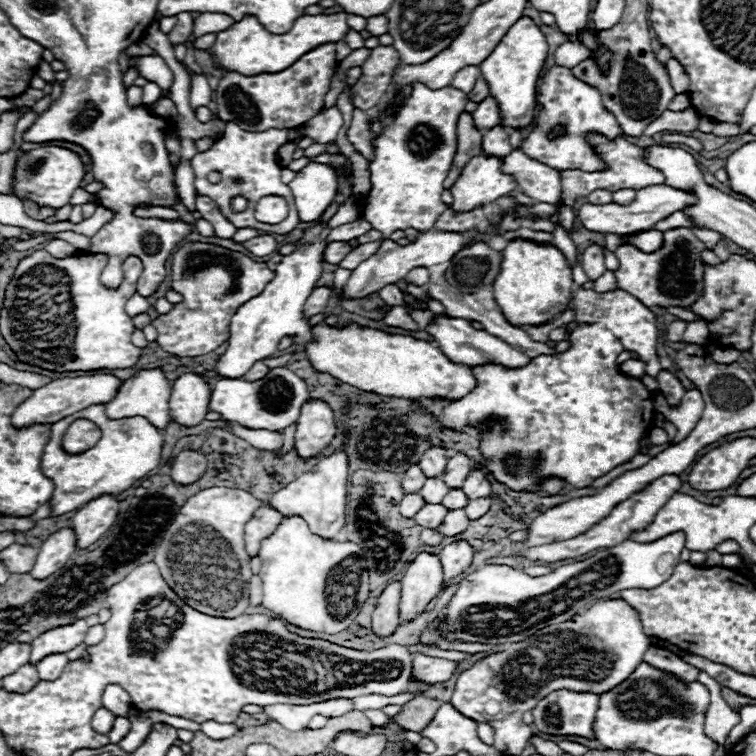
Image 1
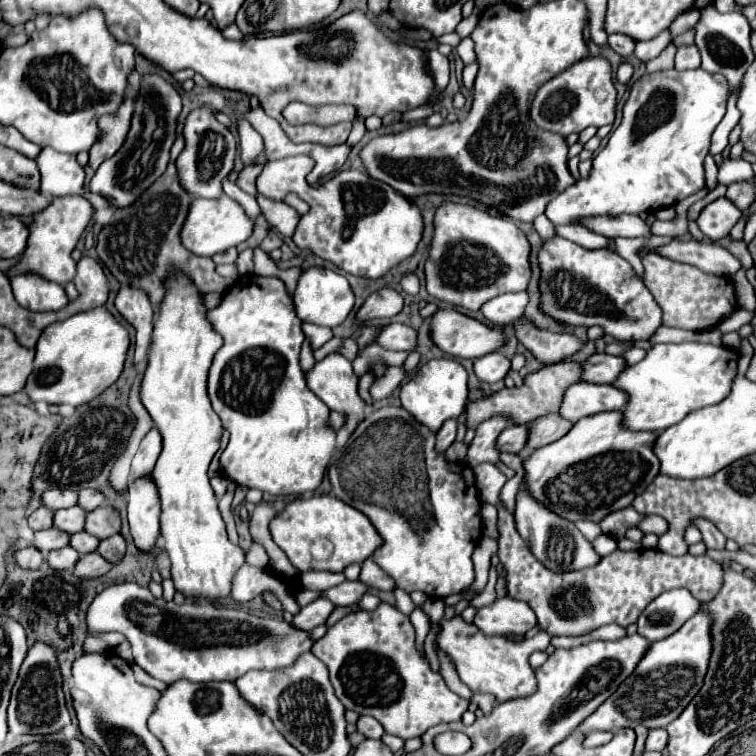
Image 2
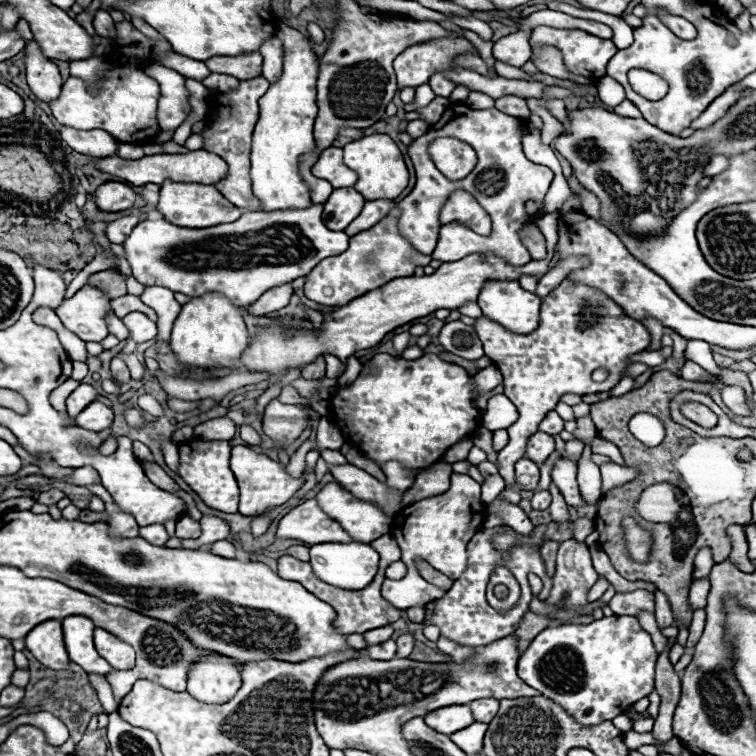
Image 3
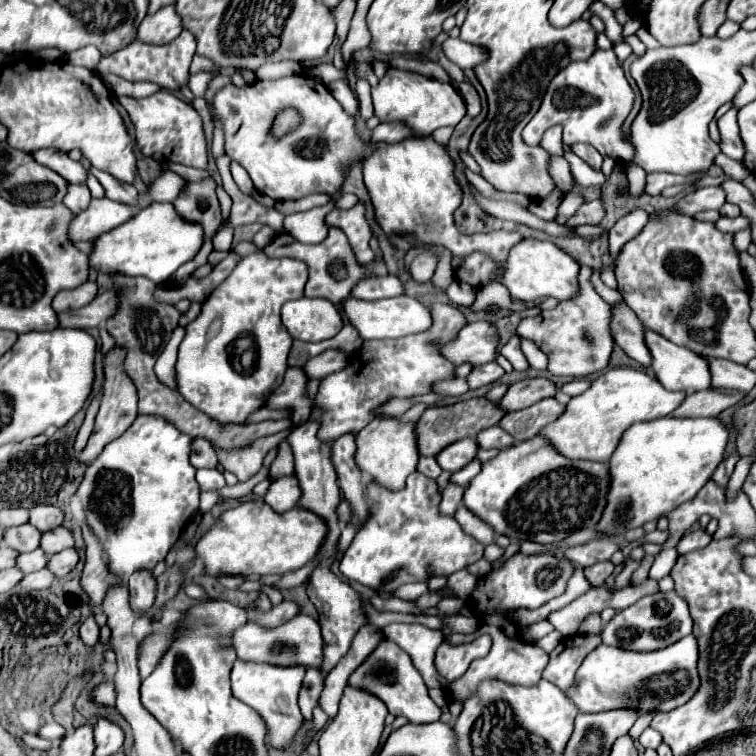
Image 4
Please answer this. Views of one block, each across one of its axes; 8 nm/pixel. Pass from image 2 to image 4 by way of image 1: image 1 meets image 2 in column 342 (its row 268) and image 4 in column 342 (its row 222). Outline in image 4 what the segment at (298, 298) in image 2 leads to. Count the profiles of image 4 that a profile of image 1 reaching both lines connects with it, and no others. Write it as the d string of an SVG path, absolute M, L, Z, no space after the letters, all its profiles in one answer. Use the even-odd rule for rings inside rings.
M300 298L286 302L282 308L282 322L292 338L306 342L332 338L344 326L340 308L326 298Z

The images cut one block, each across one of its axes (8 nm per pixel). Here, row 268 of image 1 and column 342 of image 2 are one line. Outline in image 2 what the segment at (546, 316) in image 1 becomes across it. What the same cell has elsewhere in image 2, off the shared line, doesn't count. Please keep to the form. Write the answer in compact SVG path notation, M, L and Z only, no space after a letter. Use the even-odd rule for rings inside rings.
M322 494L322 496L314 496L310 500L294 500L290 502L270 524L270 532L276 544L280 544L280 548L286 552L286 556L290 558L290 562L300 570L300 572L308 572L308 570L328 570L328 572L342 572L346 566L358 562L362 564L366 558L372 556L372 552L376 548L380 548L382 544L382 536L376 532L376 528L372 526L372 522L368 520L368 516L364 516L360 510L348 506L346 502L342 502L336 496L330 494Z

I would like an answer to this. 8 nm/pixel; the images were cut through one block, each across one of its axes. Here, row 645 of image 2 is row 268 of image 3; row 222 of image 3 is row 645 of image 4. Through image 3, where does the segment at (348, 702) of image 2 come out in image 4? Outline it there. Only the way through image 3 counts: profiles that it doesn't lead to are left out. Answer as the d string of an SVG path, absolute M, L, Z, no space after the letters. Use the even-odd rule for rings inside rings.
M382 640L374 652L350 674L348 678L348 686L352 688L360 688L370 692L372 696L380 698L388 712L394 716L406 716L412 724L428 724L428 722L436 722L442 716L442 710L432 702L432 698L428 696L428 688L420 676L420 672L414 668L410 656L400 650L394 642L390 640Z

